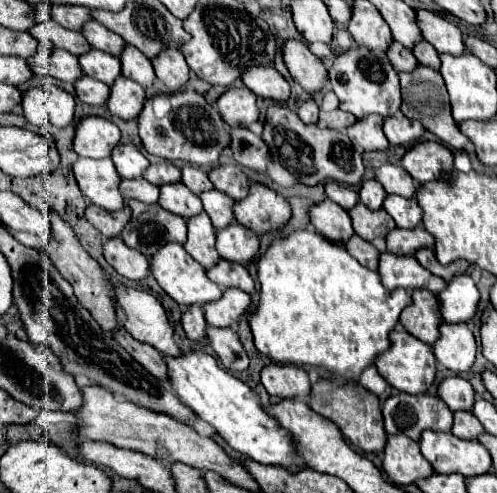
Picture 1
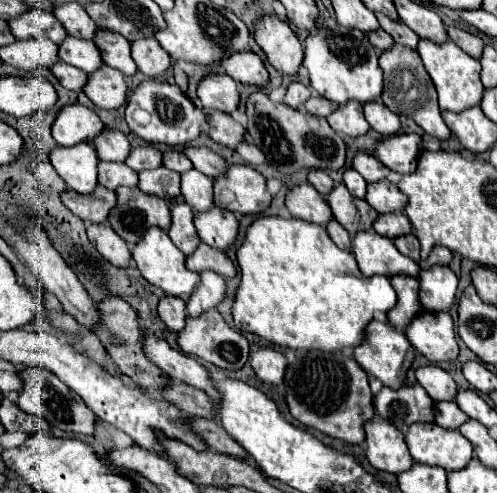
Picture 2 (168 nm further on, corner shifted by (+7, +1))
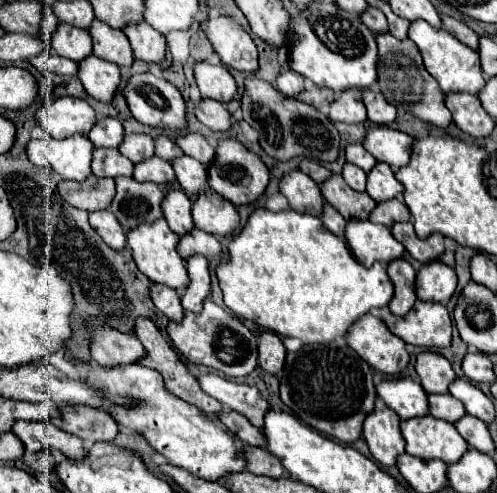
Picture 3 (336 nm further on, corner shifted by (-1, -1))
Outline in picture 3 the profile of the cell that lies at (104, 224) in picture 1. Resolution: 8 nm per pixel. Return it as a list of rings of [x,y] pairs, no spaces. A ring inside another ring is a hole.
[[[88,176],[88,180],[82,182],[62,180],[58,184],[58,192],[70,206],[94,212],[94,210],[106,210],[110,206],[116,188],[112,178]]]

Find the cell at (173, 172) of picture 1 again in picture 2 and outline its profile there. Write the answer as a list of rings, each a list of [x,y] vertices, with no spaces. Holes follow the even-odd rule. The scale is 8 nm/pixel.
[[[142,146],[142,148],[134,148],[130,152],[130,156],[126,158],[126,164],[136,170],[152,170],[152,168],[160,168],[162,166],[162,154],[154,148],[154,146]]]

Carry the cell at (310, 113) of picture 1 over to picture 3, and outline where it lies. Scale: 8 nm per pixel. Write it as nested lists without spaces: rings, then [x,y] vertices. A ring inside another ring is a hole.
[[[282,70],[276,78],[276,88],[286,96],[296,96],[298,92],[304,90],[304,78],[298,72]]]

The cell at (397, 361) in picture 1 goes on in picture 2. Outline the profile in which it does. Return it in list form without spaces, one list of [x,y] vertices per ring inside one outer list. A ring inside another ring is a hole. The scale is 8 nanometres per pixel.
[[[374,320],[366,326],[366,340],[364,340],[364,344],[354,348],[354,356],[356,356],[356,362],[370,376],[378,378],[384,386],[402,388],[402,386],[406,386],[406,374],[408,374],[408,370],[416,358],[416,350],[408,342],[408,338],[404,336],[402,330],[396,330],[390,324],[382,324],[382,322]]]

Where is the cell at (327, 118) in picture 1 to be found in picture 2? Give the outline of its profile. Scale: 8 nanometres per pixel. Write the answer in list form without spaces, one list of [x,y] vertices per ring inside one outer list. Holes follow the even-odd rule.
[[[310,98],[304,102],[304,108],[312,114],[312,116],[318,116],[318,118],[328,118],[328,114],[332,114],[332,110],[336,110],[336,104],[328,102],[326,98]]]

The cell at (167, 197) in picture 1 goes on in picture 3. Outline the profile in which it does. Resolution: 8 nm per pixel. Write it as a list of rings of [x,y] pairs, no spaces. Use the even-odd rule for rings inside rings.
[[[152,156],[150,160],[142,160],[134,166],[134,178],[138,182],[154,182],[154,184],[172,184],[176,180],[172,164]]]

